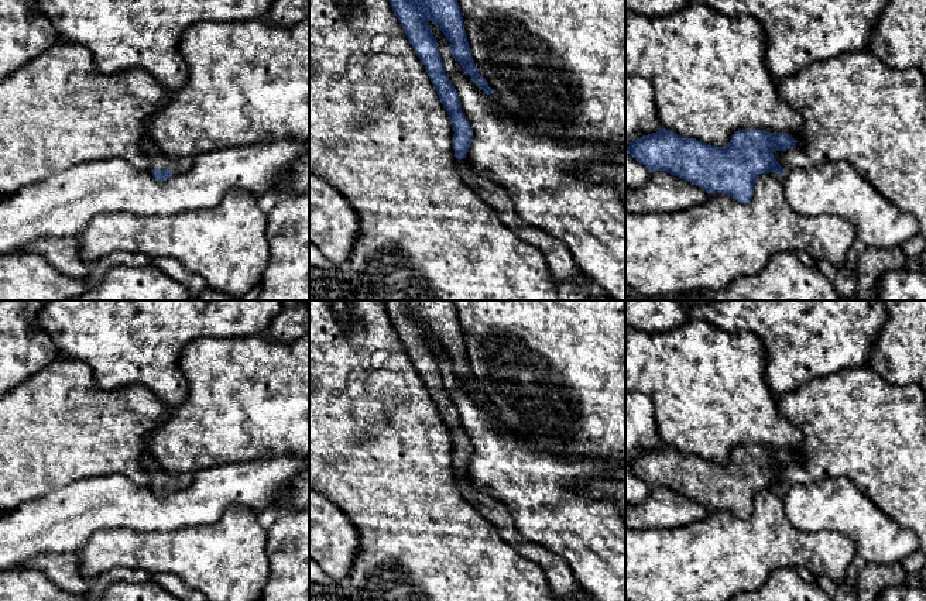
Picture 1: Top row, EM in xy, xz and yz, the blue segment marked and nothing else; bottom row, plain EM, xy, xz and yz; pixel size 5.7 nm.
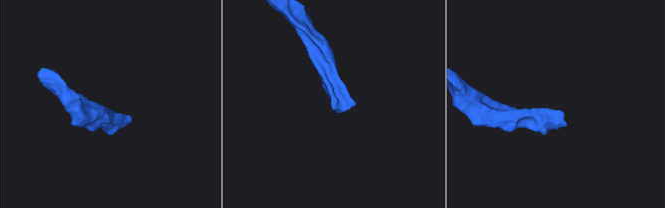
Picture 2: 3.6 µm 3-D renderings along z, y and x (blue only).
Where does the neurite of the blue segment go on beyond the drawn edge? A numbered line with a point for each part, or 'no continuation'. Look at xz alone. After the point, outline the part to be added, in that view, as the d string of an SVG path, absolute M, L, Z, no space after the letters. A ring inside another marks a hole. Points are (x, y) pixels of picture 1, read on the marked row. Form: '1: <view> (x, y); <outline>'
1: xz (562, 267); M464 158L459 159L459 171L462 179L498 213L501 221L518 238L543 254L549 274L559 286L584 275L563 243L543 230L531 226L518 216L505 189L477 175Z

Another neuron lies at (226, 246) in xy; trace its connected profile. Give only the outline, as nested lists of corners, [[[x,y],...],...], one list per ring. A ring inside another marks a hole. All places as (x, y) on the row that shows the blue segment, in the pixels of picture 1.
[[[232,189],[216,207],[206,210],[151,217],[126,212],[102,213],[76,238],[80,258],[92,265],[114,251],[171,257],[202,277],[209,288],[239,298],[261,282],[270,257],[265,229],[267,214],[260,210],[255,195]]]

